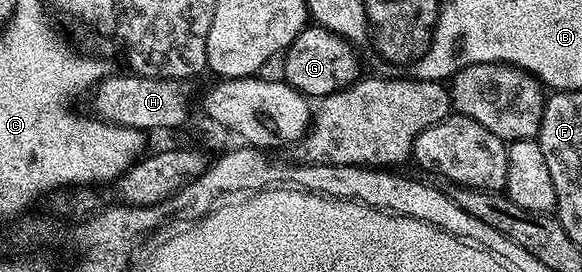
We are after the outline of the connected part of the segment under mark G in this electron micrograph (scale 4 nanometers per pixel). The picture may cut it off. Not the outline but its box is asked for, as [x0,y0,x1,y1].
[283,24,362,100]

